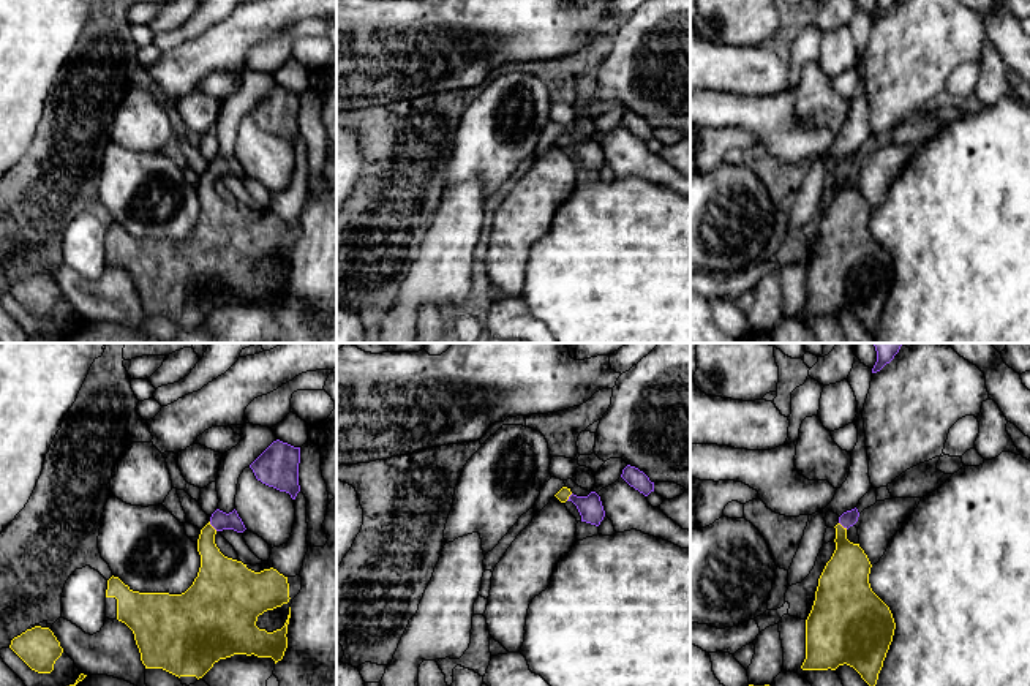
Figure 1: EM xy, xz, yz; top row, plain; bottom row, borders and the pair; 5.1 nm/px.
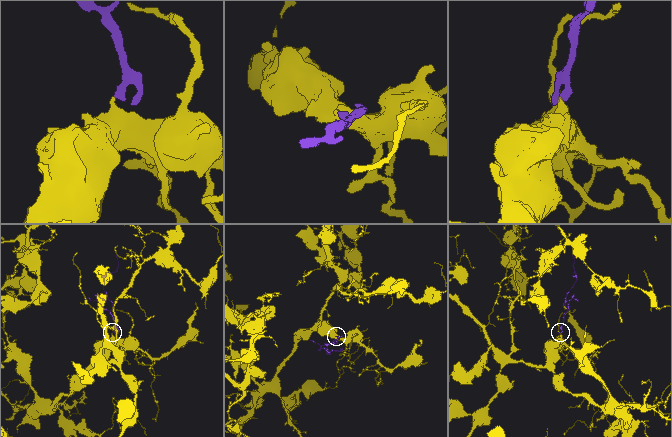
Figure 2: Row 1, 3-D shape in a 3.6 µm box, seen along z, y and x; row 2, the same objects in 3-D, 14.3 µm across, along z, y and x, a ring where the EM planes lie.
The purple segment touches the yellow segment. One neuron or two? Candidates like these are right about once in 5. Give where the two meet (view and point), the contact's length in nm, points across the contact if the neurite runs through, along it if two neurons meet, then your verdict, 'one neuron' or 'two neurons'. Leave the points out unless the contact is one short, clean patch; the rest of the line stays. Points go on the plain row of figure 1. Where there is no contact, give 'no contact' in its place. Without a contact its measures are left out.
contact xy (214, 173); length 60 nm; way xy (220, 166), (214, 173), (209, 198), (218, 222); one neuron

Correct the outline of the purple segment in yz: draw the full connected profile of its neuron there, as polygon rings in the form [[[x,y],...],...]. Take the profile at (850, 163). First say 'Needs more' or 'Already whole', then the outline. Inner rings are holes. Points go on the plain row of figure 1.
Needs more. [[[858,155],[844,158],[836,174],[836,196],[826,209],[806,266],[803,316],[853,313],[875,334],[893,288],[896,269],[889,253],[872,237],[870,207],[859,190],[847,185]]]

